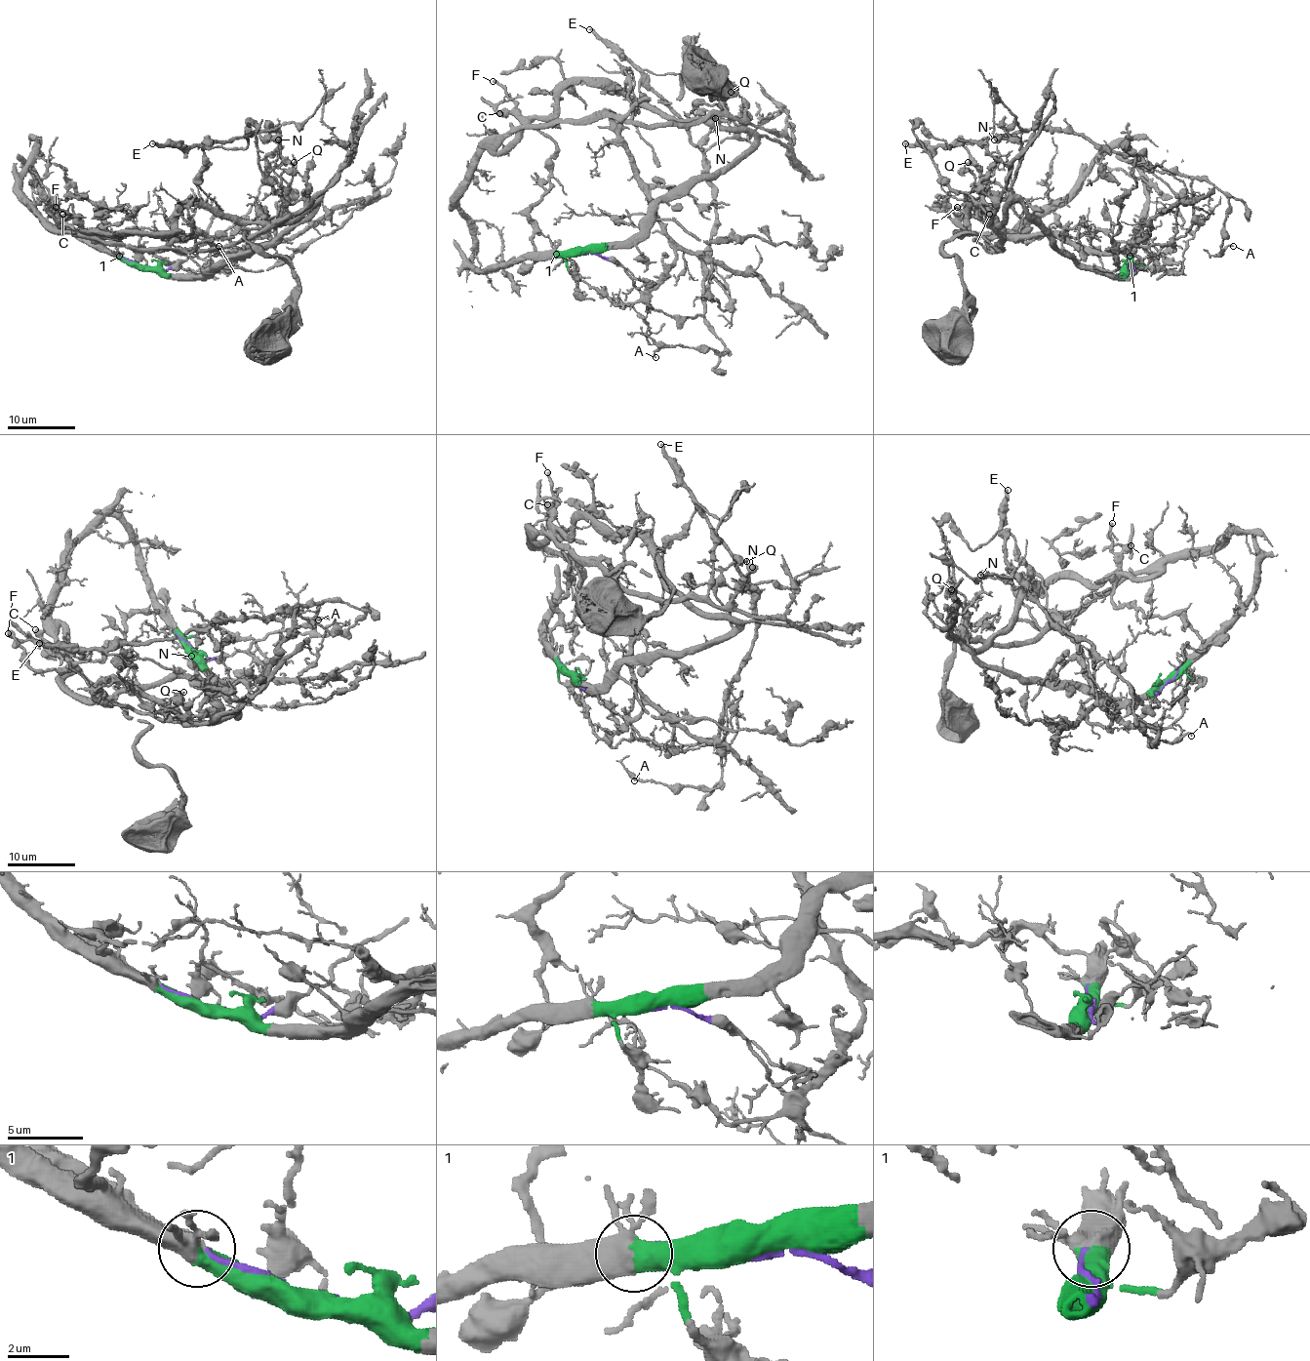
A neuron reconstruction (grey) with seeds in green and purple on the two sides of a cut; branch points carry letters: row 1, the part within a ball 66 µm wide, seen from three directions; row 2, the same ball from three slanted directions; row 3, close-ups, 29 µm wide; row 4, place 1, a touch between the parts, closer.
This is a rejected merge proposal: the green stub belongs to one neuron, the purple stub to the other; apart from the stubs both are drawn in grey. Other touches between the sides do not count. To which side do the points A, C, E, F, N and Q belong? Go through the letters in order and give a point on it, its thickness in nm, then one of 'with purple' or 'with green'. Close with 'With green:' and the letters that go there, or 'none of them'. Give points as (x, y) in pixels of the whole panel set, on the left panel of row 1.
A: place (218, 246); calibre 120 nm; with purple
C: place (62, 214); calibre 650 nm; with green
E: place (152, 143); calibre 320 nm; with purple
F: place (56, 207); calibre 280 nm; with green
N: place (278, 140); calibre 750 nm; with purple
Q: place (294, 162); calibre 160 nm; with green
With green: C, F, Q

